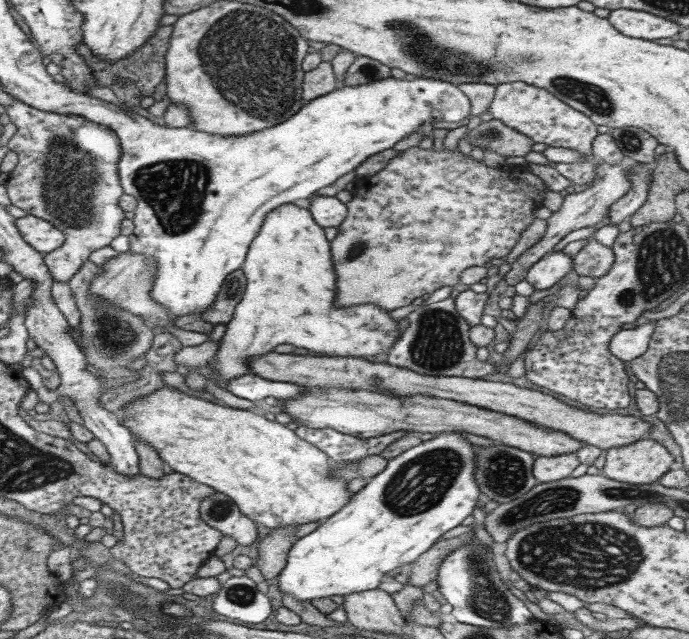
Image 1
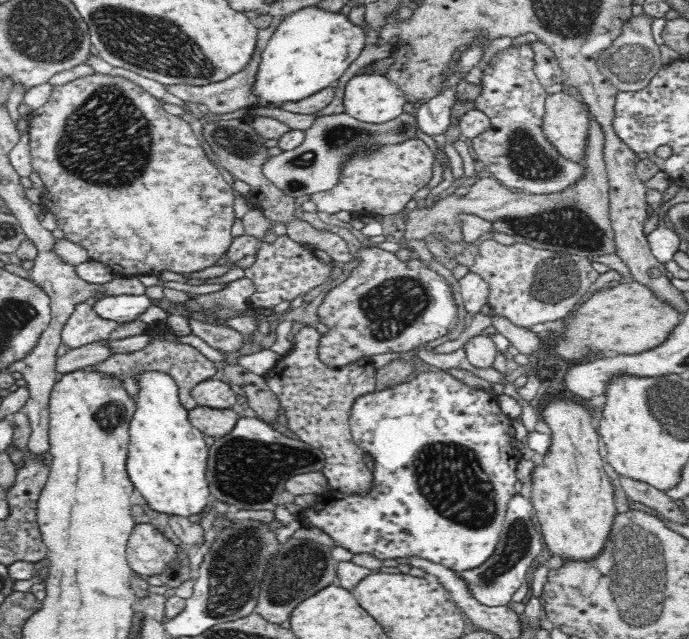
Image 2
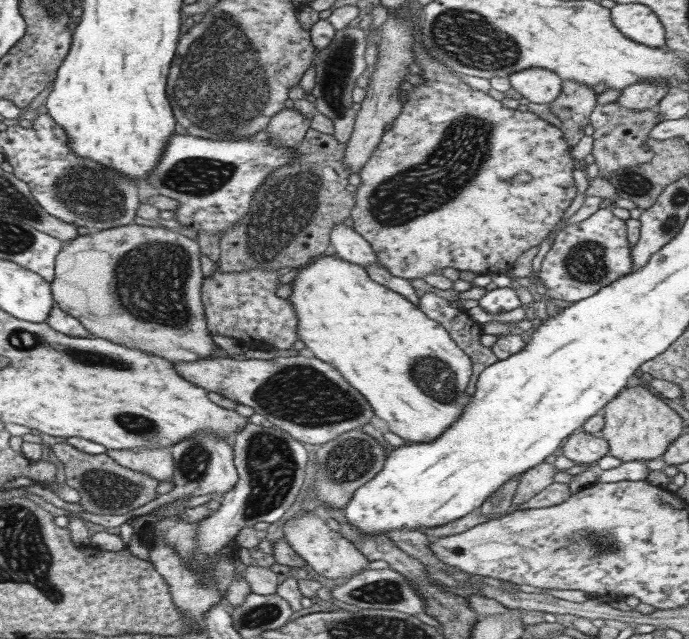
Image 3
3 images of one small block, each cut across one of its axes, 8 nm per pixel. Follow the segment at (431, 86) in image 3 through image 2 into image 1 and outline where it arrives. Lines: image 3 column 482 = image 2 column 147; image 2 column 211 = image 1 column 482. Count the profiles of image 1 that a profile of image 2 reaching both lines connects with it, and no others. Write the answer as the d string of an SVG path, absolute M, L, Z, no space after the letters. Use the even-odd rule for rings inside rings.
M419 145L400 151L398 155L386 163L382 170L376 171L372 176L365 177L360 188L360 194L353 196L347 202L347 215L337 227L336 238L329 241L332 263L334 263L334 271L336 271L336 286L338 286L338 298L336 298L335 304L338 304L340 308L351 309L358 304L376 304L380 308L385 308L387 312L408 306L415 299L422 297L427 292L432 293L442 286L453 287L460 283L462 272L472 266L484 266L492 258L507 257L512 248L518 244L522 230L526 230L535 221L534 210L542 205L546 194L550 192L542 178L528 169L522 170L521 166L514 167L506 164L499 169L492 168L484 164L483 161L465 156L460 152L460 149L454 151L445 148L443 150L424 149Z

